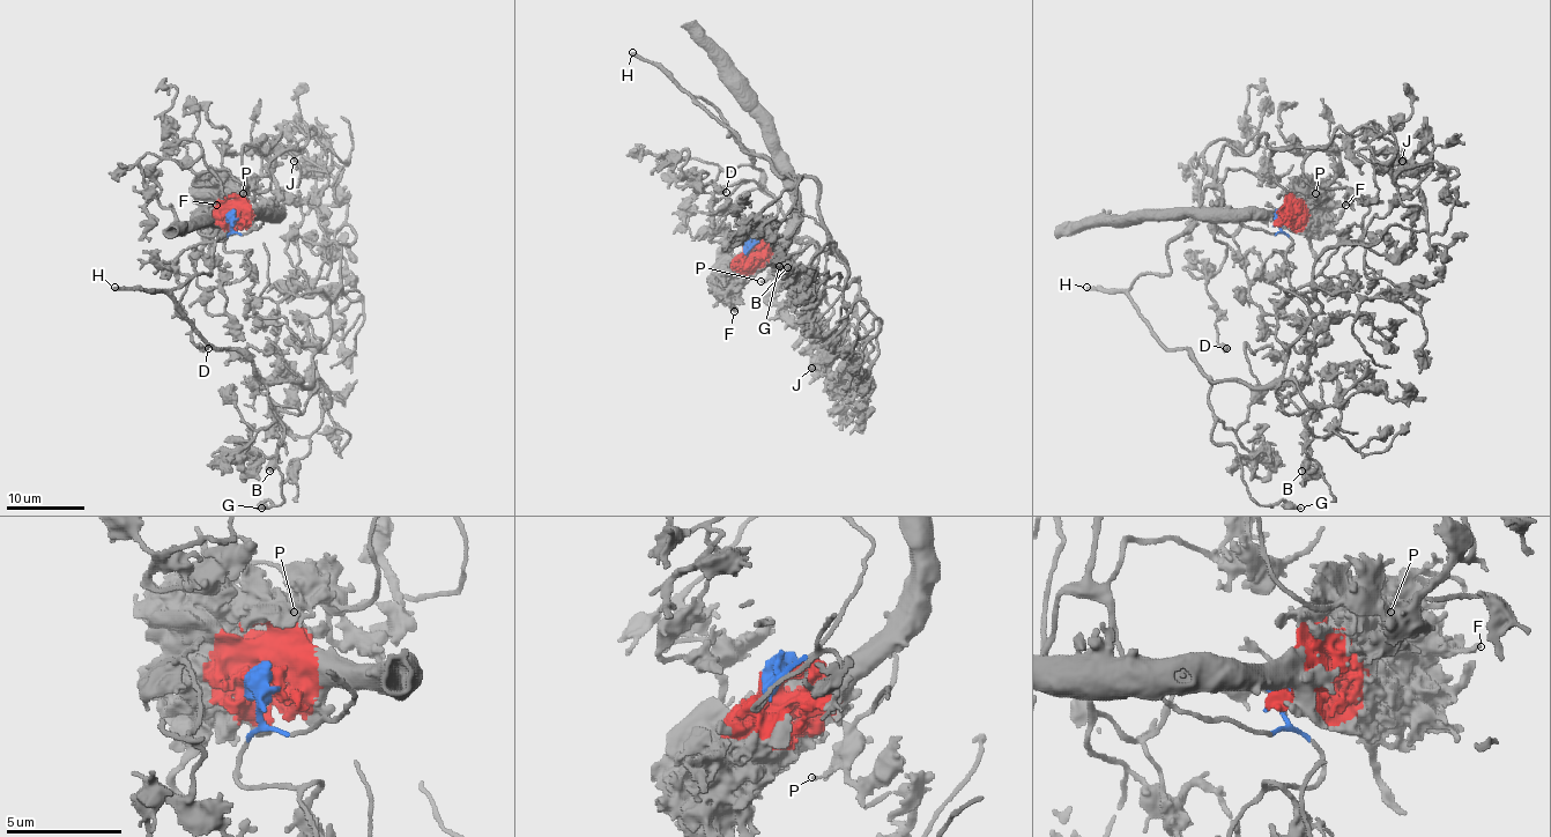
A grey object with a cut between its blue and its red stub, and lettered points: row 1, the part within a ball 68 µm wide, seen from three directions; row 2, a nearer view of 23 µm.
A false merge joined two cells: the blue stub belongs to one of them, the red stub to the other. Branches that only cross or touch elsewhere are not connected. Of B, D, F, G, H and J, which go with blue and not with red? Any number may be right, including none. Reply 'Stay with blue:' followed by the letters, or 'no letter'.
Stay with blue: B, D, G, H, J

